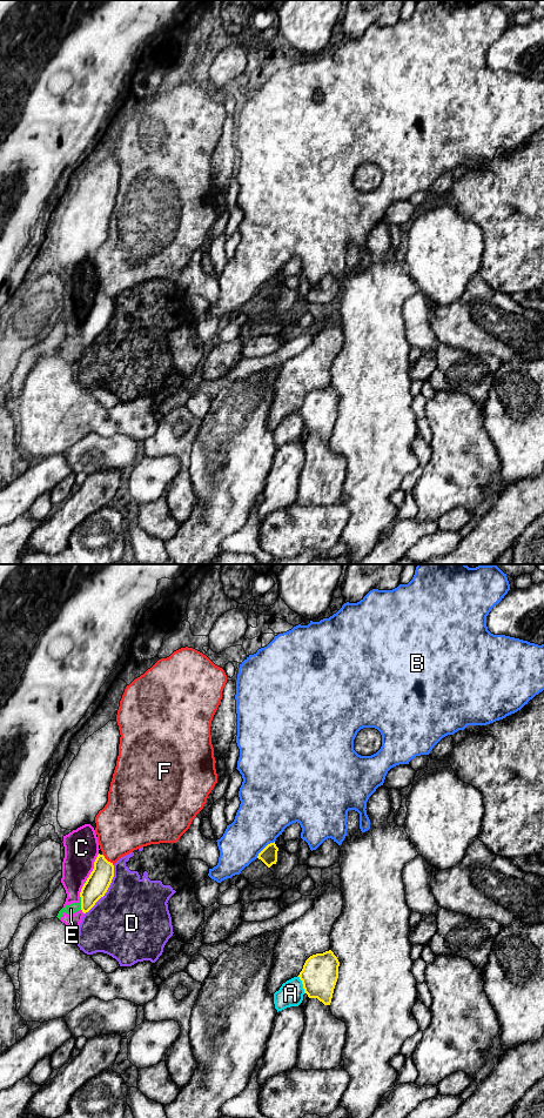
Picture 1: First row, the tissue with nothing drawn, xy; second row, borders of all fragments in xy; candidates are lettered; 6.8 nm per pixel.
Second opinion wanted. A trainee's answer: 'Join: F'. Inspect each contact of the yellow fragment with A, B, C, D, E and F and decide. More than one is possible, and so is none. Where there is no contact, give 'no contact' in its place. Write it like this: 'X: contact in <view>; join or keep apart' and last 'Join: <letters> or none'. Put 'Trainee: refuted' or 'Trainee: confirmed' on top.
Trainee: refuted
A: contact in xy; keep apart
B: contact in xy; keep apart
C: contact in xy; keep apart
D: contact in xy; keep apart
E: contact in xy; keep apart
F: contact in xy; keep apart
Join: none

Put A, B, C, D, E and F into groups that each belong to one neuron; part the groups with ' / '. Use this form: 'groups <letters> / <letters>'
groups A / B / C E / D / F

